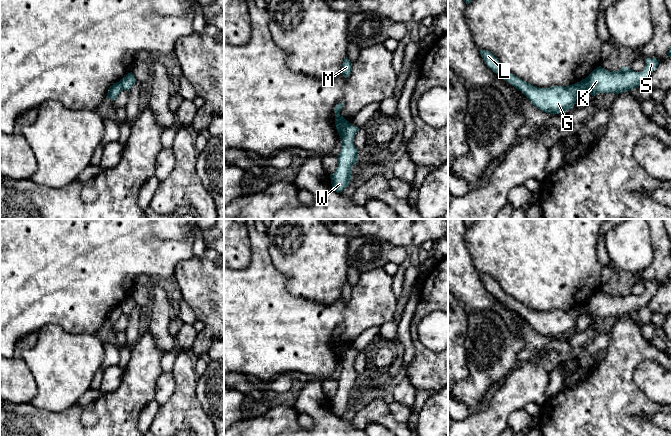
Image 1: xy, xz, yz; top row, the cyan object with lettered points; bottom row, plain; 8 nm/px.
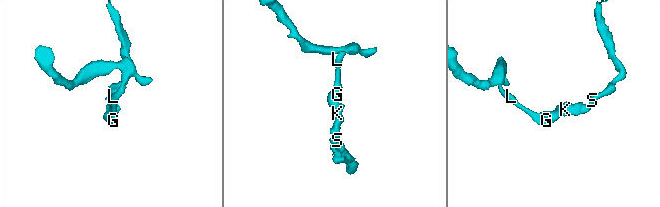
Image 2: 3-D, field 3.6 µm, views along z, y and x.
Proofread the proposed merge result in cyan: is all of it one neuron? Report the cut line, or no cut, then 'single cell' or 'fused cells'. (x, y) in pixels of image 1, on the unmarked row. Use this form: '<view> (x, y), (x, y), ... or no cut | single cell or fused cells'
xz (349, 347), (340, 361) | fused cells

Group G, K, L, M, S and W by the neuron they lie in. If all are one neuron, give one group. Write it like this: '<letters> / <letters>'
G L M / K S W

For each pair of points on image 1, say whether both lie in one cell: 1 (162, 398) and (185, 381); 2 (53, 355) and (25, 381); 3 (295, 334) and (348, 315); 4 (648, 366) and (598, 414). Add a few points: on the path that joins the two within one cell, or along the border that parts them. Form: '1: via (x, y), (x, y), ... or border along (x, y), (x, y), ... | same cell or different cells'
1: border along (171, 371), (174, 377), (175, 390), (161, 405) | different cells
2: border along (21, 354), (36, 384), (36, 394), (32, 399) | different cells
3: via (308, 327), (335, 315) | same cell
4: border along (646, 359), (635, 370), (634, 381), (649, 397) | different cells

